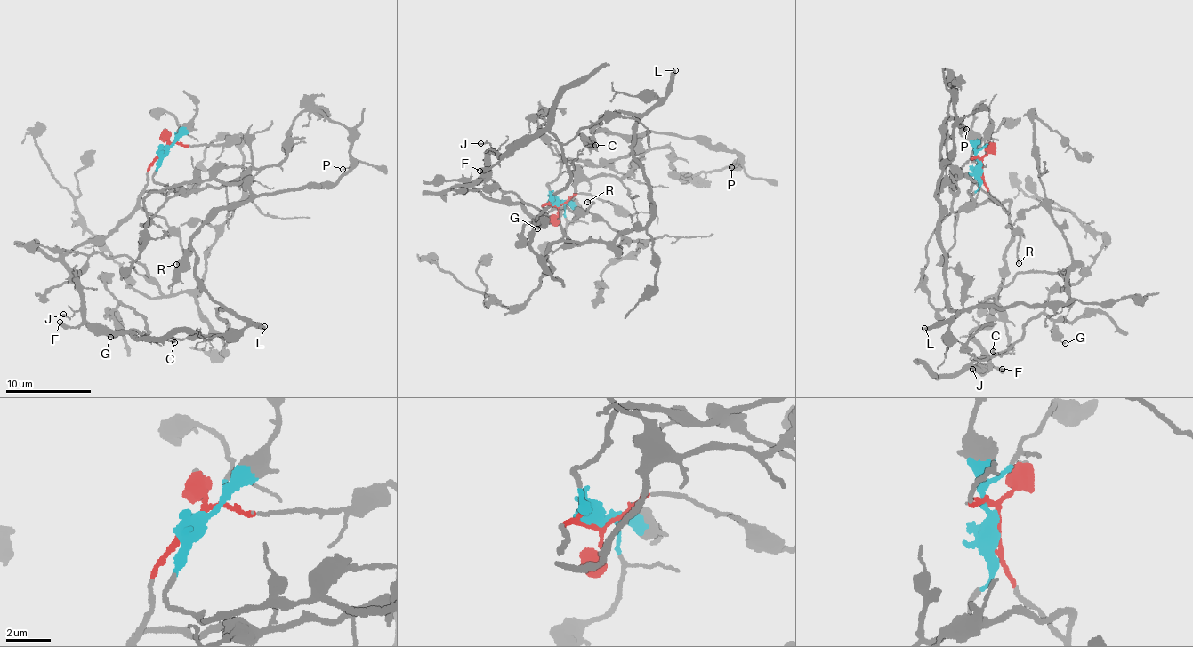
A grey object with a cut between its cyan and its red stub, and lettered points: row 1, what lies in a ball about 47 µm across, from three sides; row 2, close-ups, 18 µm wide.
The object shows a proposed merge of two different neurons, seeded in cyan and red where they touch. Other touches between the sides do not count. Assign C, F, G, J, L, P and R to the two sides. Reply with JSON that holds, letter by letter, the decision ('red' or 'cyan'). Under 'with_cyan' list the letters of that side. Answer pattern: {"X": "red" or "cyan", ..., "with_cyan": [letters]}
{"C": "red", "F": "red", "G": "red", "J": "red", "L": "cyan", "P": "cyan", "R": "red", "with_cyan": ["L", "P"]}

